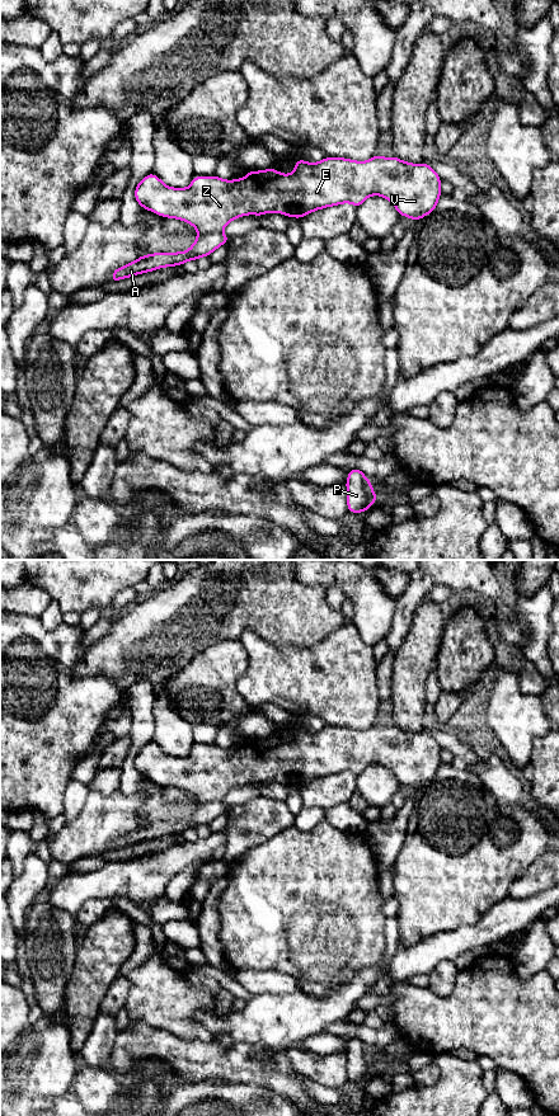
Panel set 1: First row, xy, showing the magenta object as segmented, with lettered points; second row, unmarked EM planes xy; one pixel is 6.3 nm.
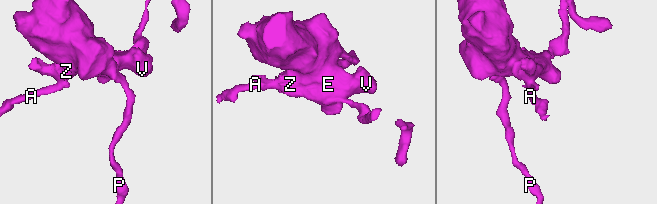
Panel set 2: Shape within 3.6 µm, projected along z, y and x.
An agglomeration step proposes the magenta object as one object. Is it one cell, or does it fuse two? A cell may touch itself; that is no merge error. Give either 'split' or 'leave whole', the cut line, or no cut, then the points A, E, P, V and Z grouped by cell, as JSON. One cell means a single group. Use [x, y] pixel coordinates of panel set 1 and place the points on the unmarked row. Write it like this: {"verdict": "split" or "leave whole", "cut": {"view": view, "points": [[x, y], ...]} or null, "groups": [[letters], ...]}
{"verdict": "split", "cut": {"view": "xy", "points": [[221, 799], [198, 803]]}, "groups": [["A"], ["E", "P", "V", "Z"]]}

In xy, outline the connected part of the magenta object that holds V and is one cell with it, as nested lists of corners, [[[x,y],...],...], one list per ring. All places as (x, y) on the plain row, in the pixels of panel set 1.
[[[375,724],[367,730],[343,726],[325,726],[320,731],[306,731],[299,726],[291,743],[267,738],[248,740],[241,748],[225,749],[216,744],[196,745],[188,757],[172,757],[155,743],[146,744],[135,758],[135,767],[141,776],[159,785],[191,792],[201,804],[221,801],[236,786],[262,785],[277,781],[301,787],[310,781],[352,772],[358,776],[370,764],[381,764],[390,769],[400,785],[421,788],[433,781],[441,766],[441,748],[424,731],[410,733],[398,726]]]

